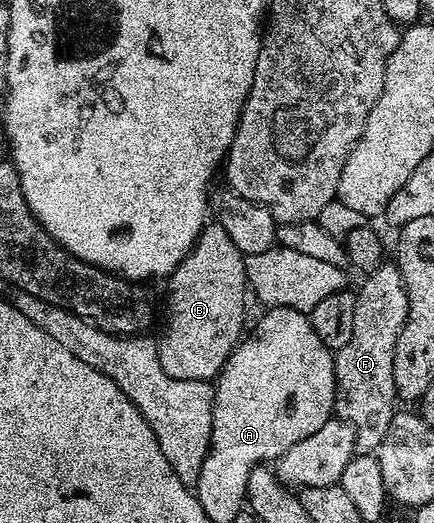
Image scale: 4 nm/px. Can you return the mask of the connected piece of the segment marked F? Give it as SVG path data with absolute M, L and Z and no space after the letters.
M384 264L370 271L357 286L357 309L353 316L353 336L345 348L334 351L335 414L343 418L355 433L358 453L378 451L389 424L397 412L393 356L398 334L407 322L406 284L398 265Z

